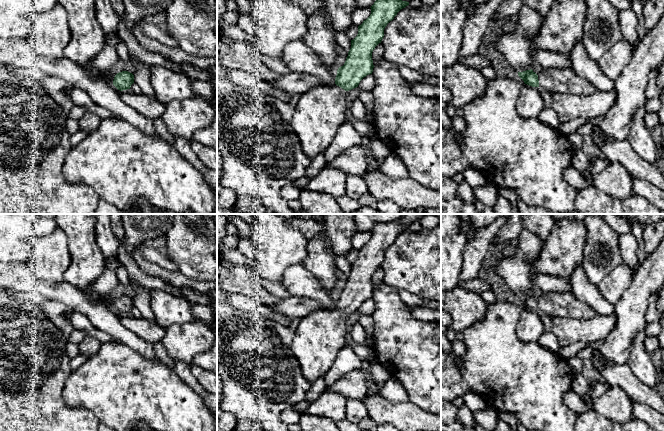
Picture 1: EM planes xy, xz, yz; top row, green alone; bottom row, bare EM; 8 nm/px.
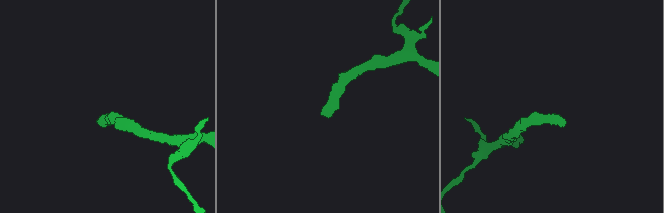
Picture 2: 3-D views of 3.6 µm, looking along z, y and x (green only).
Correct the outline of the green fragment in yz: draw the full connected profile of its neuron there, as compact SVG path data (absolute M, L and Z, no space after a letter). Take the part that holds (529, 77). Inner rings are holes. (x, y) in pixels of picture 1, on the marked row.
M573 67L545 69L536 74L532 69L518 72L518 76L525 84L539 87L552 95L565 93L568 95L587 96L597 92L588 81L576 74Z

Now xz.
M376 0L370 7L370 16L358 26L358 34L351 40L346 61L337 70L335 84L313 87L300 94L291 125L310 159L324 153L339 127L347 122L346 92L372 74L373 50L381 43L387 24L408 5L409 2L402 0Z

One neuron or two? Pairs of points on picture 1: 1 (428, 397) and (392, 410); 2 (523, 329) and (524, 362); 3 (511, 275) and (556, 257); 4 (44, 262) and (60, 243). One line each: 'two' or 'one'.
1: two
2: two
3: two
4: one

